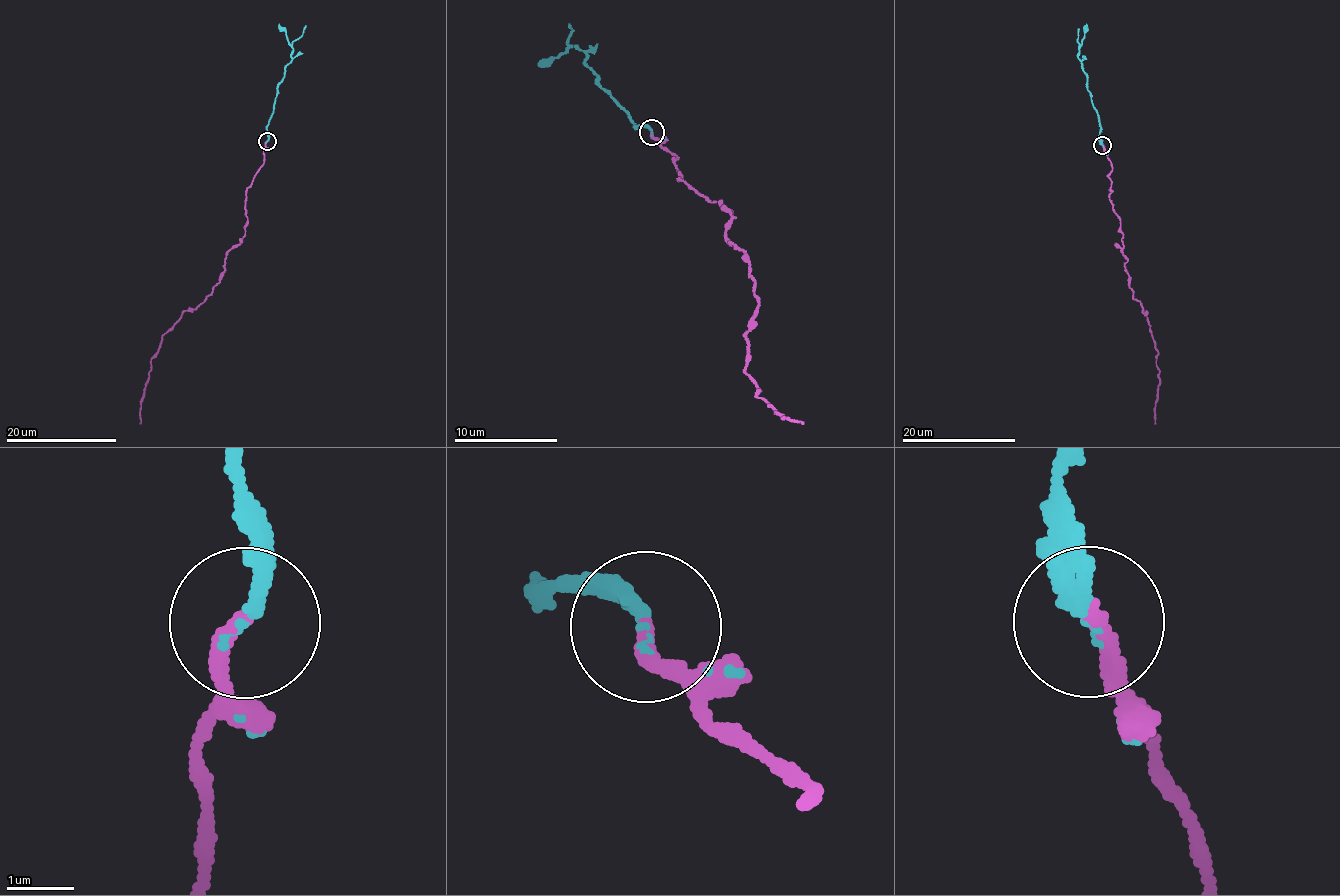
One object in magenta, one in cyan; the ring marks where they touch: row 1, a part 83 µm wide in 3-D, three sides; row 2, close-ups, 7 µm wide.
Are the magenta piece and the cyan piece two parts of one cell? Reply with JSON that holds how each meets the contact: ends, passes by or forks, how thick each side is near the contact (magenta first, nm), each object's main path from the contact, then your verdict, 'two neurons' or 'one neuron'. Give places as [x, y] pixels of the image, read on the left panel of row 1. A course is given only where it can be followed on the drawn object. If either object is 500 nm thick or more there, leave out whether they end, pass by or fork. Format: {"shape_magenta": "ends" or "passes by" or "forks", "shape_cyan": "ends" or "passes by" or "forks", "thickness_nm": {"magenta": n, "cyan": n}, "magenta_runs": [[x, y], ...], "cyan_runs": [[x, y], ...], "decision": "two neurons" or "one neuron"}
{"shape_magenta": "ends", "shape_cyan": "ends", "thickness_nm": {"magenta": 240, "cyan": 220}, "magenta_runs": [[268, 141], [245, 192], [245, 235], [227, 252], [213, 292], [162, 335], [139, 424]], "cyan_runs": [[268, 141], [269, 117], [285, 65], [291, 61], [292, 45], [286, 29], [278, 24]], "decision": "one neuron"}

